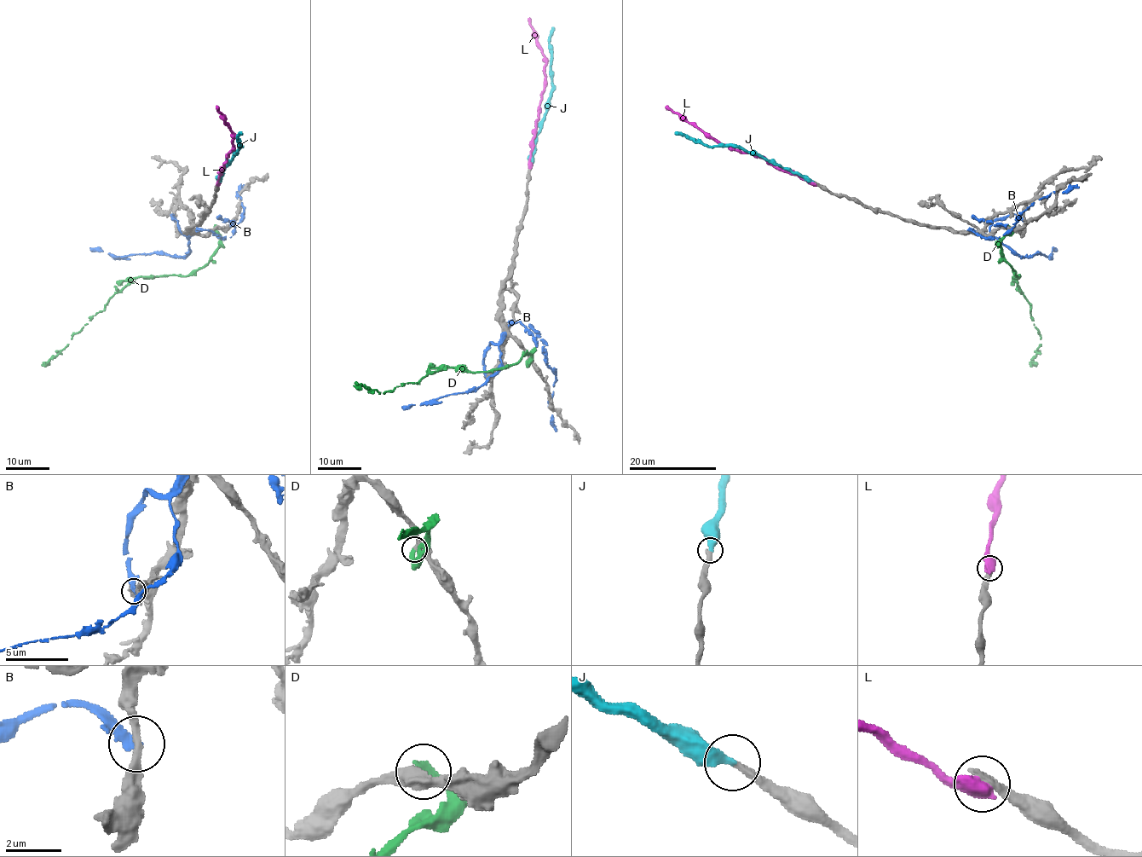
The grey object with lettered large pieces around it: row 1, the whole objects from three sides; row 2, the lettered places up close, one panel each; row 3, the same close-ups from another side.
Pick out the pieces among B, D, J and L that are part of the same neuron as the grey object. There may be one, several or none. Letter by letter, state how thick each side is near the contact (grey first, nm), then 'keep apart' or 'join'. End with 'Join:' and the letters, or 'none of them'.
B: 240 nm thick on the grey side, 320 nm on the other; keep apart
D: 400 nm thick on the grey side, 320 nm on the other; keep apart
J: 320 nm thick on the grey side, 420 nm on the other; join
L: 400 nm thick on the grey side, 700 nm on the other; keep apart
Join: J

